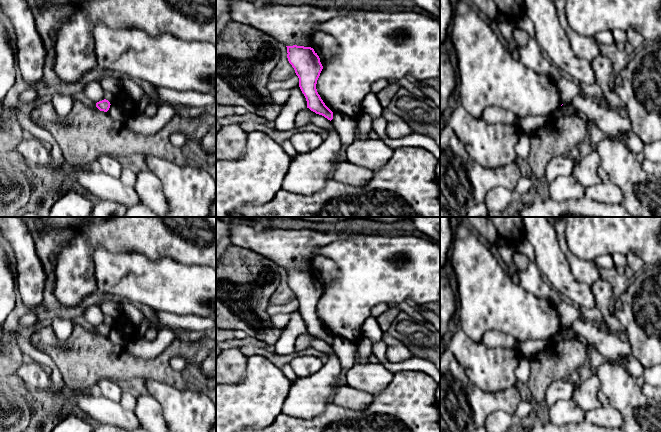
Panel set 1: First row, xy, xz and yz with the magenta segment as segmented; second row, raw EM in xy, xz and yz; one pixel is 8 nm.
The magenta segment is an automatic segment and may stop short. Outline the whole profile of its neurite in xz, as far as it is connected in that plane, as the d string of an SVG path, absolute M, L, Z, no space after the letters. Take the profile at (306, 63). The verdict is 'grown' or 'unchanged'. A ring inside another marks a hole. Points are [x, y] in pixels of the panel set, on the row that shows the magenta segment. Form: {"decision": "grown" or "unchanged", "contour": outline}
{"decision": "unchanged", "contour": "M286 47L288 61L299 78L299 87L306 98L307 108L331 121L333 112L325 105L316 89L317 80L323 69L319 56L311 47Z"}

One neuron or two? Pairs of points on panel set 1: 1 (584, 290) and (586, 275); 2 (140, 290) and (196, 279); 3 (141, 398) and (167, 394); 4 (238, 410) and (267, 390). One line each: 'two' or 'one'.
1: two
2: one
3: two
4: one

